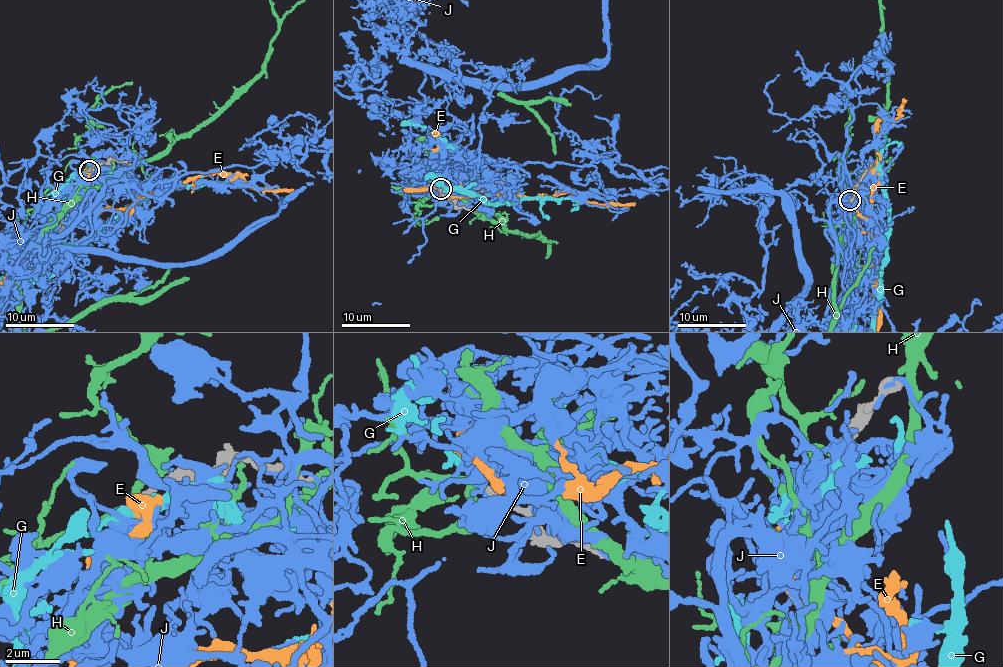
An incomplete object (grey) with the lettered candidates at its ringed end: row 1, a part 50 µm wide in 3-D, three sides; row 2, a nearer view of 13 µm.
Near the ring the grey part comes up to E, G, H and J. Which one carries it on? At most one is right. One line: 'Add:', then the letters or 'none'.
Add: E

